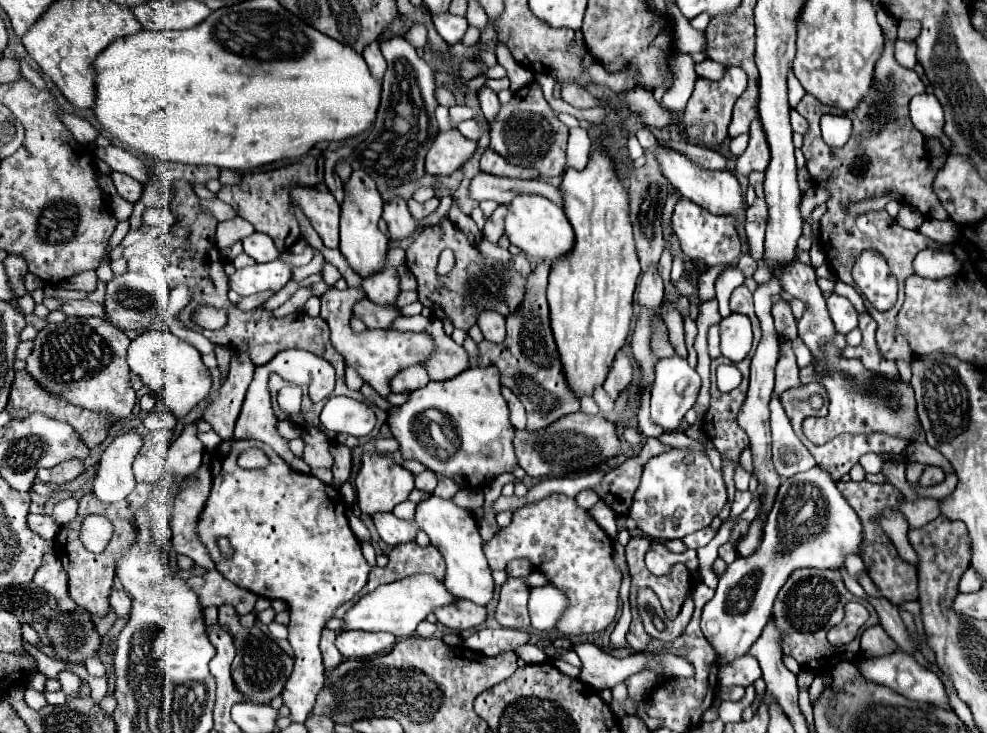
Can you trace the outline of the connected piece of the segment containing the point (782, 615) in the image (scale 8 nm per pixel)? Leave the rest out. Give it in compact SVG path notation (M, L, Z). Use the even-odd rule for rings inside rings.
M818 568L794 570L794 574L786 580L774 602L776 624L786 634L782 642L784 654L792 656L806 670L828 672L838 660L844 658L846 650L836 650L834 646L830 646L830 642L826 640L826 632L838 622L842 622L844 606L852 600L866 606L866 600L850 594L838 570L818 570Z

